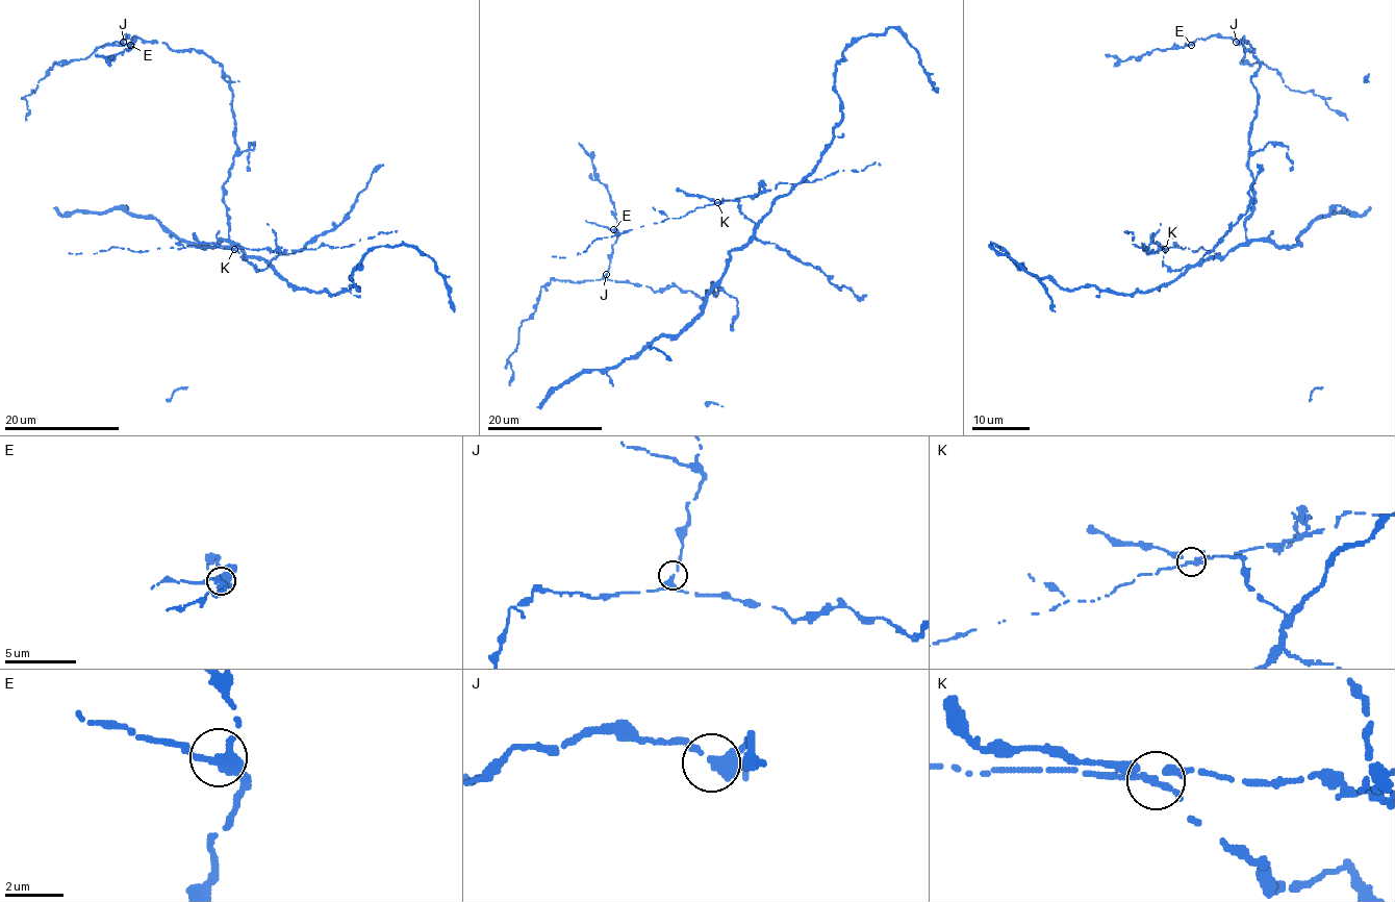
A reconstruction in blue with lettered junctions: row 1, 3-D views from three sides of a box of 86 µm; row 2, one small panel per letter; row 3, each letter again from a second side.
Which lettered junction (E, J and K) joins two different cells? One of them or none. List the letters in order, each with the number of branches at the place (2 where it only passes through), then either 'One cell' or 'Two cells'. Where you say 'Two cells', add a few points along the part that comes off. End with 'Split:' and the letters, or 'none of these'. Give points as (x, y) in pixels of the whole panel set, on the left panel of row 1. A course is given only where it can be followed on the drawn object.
E: Branches: 3. One cell
J: Branches: 3. One cell
K: Branches: 3. Two cells
Split: K

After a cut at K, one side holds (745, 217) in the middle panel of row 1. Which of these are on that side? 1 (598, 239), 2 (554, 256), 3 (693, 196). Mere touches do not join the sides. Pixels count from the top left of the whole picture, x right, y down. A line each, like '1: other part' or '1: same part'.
1: other part
2: other part
3: same part

